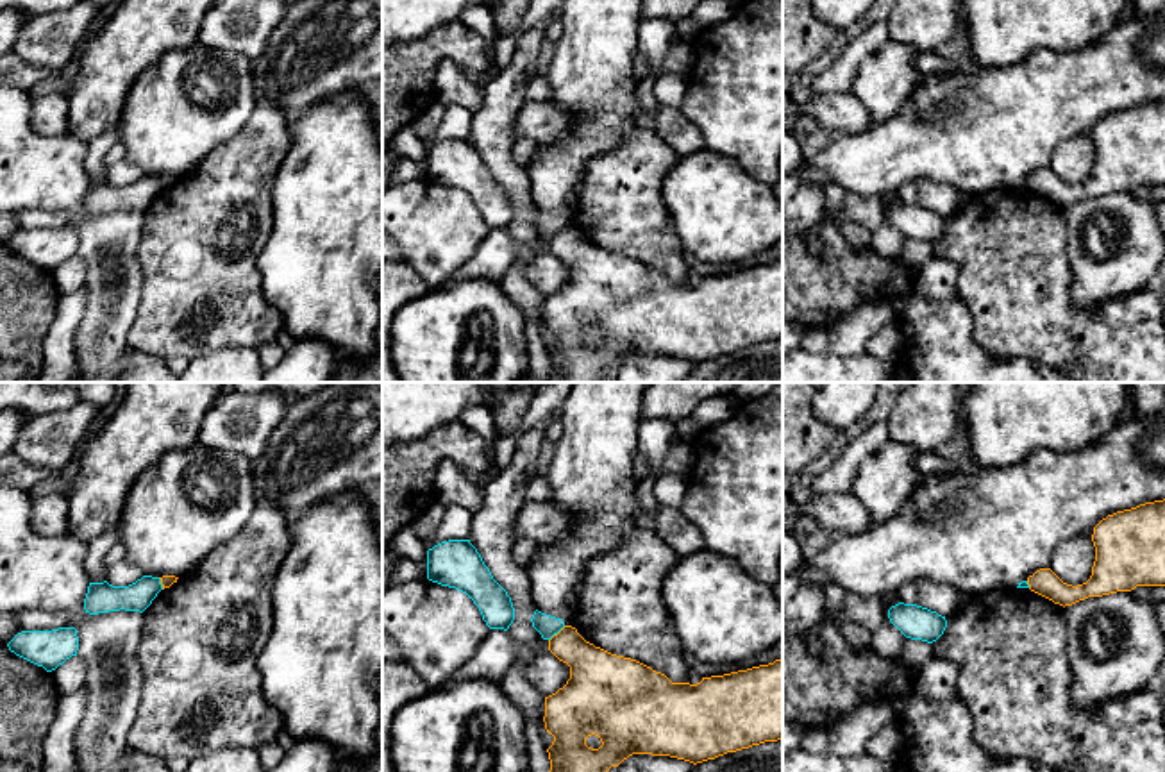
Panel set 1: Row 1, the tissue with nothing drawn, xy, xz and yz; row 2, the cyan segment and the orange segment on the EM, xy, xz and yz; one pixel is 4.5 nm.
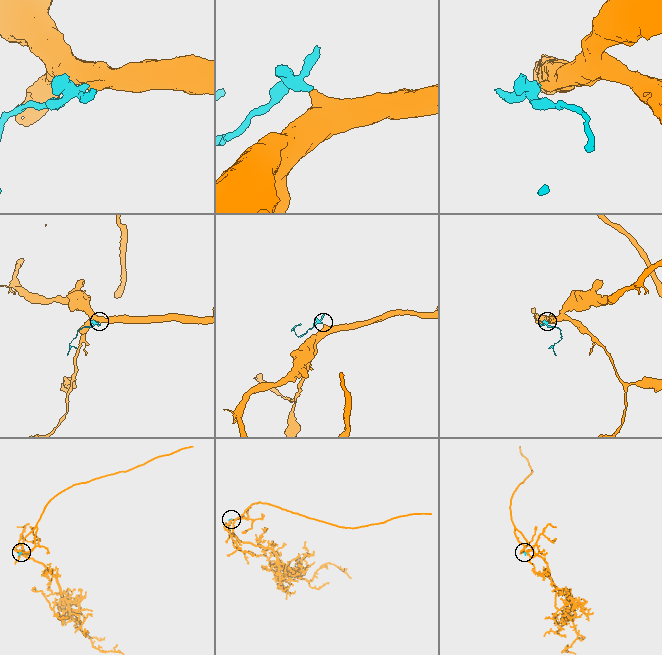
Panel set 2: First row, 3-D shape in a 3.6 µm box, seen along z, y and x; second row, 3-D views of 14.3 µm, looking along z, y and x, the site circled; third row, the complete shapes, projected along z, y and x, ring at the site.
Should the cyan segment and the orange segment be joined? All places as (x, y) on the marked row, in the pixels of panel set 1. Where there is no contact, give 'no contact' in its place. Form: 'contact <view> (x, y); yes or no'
contact xz (556, 633); no

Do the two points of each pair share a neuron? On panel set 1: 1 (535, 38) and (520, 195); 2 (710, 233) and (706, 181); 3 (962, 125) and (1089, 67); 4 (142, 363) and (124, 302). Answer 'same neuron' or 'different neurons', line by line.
1: same neuron
2: same neuron
3: same neuron
4: different neurons

